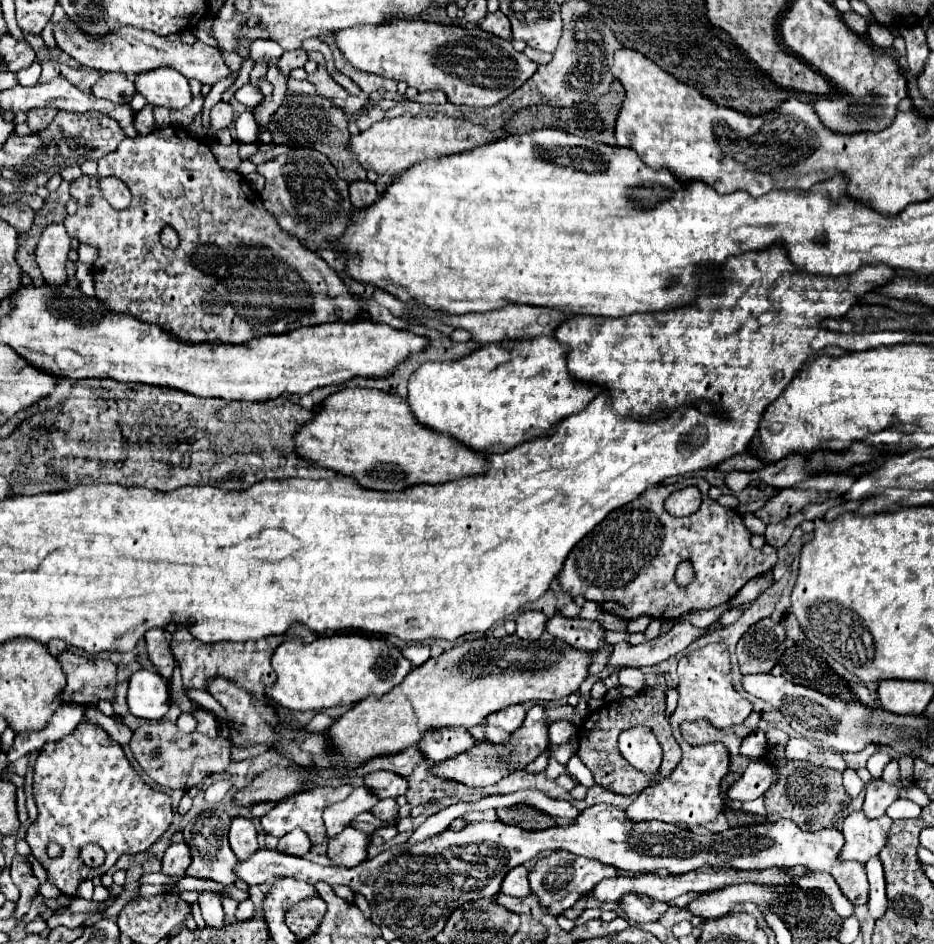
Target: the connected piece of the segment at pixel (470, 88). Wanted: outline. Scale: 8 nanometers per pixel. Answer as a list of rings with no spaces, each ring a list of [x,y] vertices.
[[[397,21],[397,25],[359,25],[335,33],[345,59],[361,71],[405,81],[417,91],[439,89],[453,105],[491,107],[517,91],[535,71],[537,63],[513,49],[511,41],[493,37],[483,29],[427,21]]]

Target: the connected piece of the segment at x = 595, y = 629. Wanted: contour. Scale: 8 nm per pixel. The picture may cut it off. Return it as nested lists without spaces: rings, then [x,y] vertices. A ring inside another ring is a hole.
[[[559,613],[551,617],[545,625],[545,631],[553,637],[567,641],[577,649],[599,651],[603,647],[603,627],[597,621],[583,621],[583,619],[567,619]]]

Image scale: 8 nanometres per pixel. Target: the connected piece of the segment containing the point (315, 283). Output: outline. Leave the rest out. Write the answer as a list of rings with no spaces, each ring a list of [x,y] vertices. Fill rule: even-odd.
[[[165,127],[165,129],[155,129],[149,135],[137,135],[135,139],[123,139],[119,149],[115,153],[109,153],[109,157],[103,157],[99,161],[99,175],[101,177],[117,177],[121,181],[125,181],[125,185],[129,187],[133,199],[131,205],[123,211],[113,209],[101,195],[99,191],[99,181],[95,177],[79,177],[77,181],[71,183],[71,197],[77,201],[77,213],[75,215],[67,215],[63,225],[69,233],[69,237],[77,237],[79,243],[87,243],[93,245],[97,249],[97,259],[91,267],[93,273],[93,281],[95,281],[95,297],[101,299],[109,309],[113,309],[115,313],[127,313],[137,317],[139,321],[145,323],[155,323],[165,327],[165,331],[177,335],[181,341],[189,341],[189,343],[203,343],[203,341],[225,341],[225,343],[243,343],[249,341],[253,337],[263,337],[263,335],[273,335],[273,333],[287,333],[299,327],[307,327],[307,325],[321,325],[327,321],[353,321],[359,319],[367,309],[365,309],[365,299],[351,295],[347,285],[339,279],[339,275],[313,251],[309,251],[297,237],[285,233],[279,225],[277,219],[263,207],[261,197],[247,185],[247,181],[243,179],[241,173],[237,171],[225,171],[219,167],[217,159],[213,157],[209,145],[203,139],[195,139],[191,137],[183,127]],[[91,199],[91,205],[85,205],[85,201]],[[165,227],[173,227],[179,235],[179,247],[177,249],[167,249],[161,245],[159,235]]]

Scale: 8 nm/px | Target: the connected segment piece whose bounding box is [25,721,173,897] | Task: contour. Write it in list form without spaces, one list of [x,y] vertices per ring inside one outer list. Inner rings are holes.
[[[85,721],[71,735],[41,747],[41,753],[39,753],[39,757],[35,761],[35,769],[33,769],[33,797],[37,803],[37,819],[27,827],[25,841],[29,843],[33,855],[45,867],[49,883],[53,883],[65,897],[75,897],[81,881],[105,875],[121,855],[135,855],[135,853],[147,851],[169,829],[169,825],[173,821],[171,797],[167,793],[151,789],[129,765],[121,745],[115,743],[111,737],[107,737],[107,733],[103,729],[89,725]],[[51,841],[55,841],[63,847],[63,855],[57,859],[47,857],[47,853],[45,853],[47,843],[51,843]],[[87,843],[97,843],[107,853],[105,865],[101,865],[99,869],[79,865],[81,863],[79,849]]]

